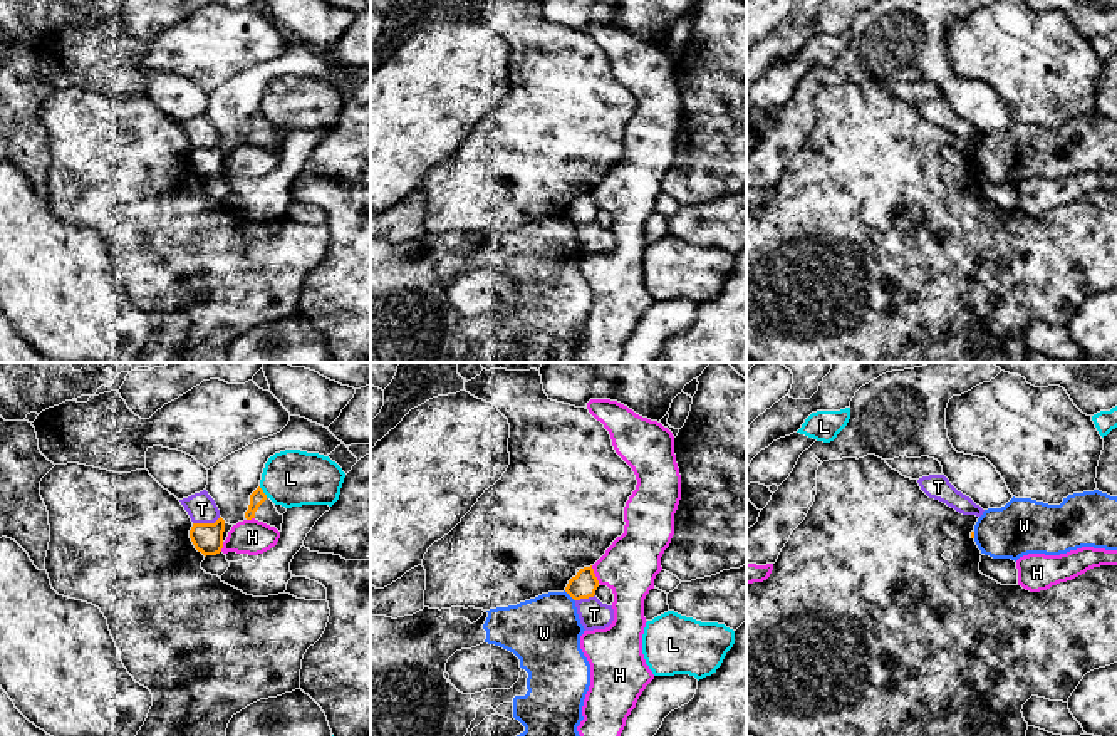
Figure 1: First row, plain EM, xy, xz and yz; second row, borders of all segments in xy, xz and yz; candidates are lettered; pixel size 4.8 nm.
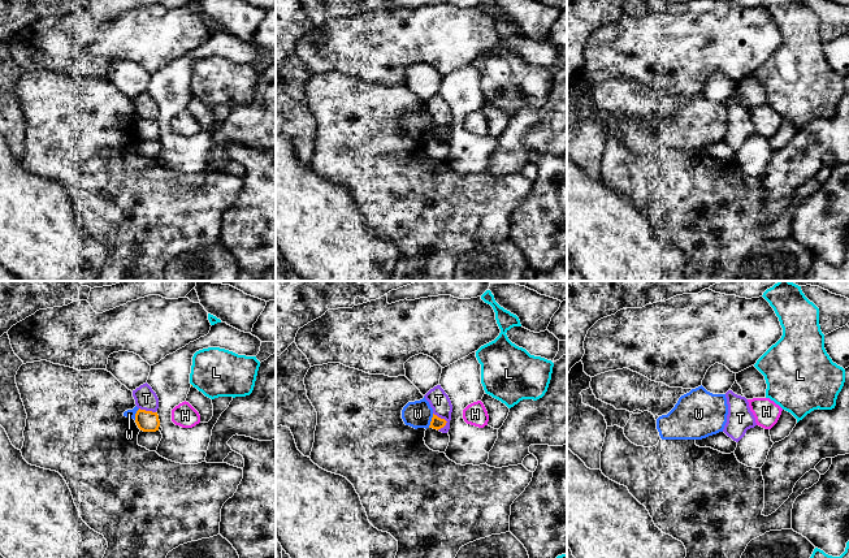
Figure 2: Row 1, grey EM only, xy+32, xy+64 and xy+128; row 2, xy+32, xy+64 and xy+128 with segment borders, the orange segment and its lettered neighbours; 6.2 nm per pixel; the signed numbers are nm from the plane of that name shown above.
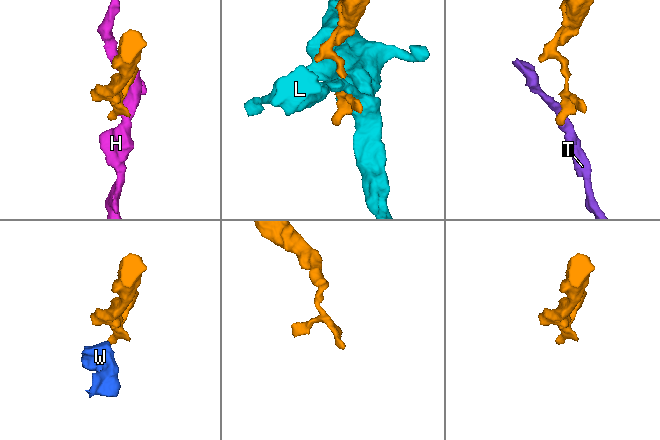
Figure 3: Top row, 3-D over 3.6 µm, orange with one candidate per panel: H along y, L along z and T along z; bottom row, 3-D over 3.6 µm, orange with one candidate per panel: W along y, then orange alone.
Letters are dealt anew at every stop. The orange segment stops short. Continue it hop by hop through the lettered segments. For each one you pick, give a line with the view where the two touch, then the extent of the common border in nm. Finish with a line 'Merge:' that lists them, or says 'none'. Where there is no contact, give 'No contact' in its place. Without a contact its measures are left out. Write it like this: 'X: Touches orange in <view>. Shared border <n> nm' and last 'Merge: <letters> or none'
Merge: none

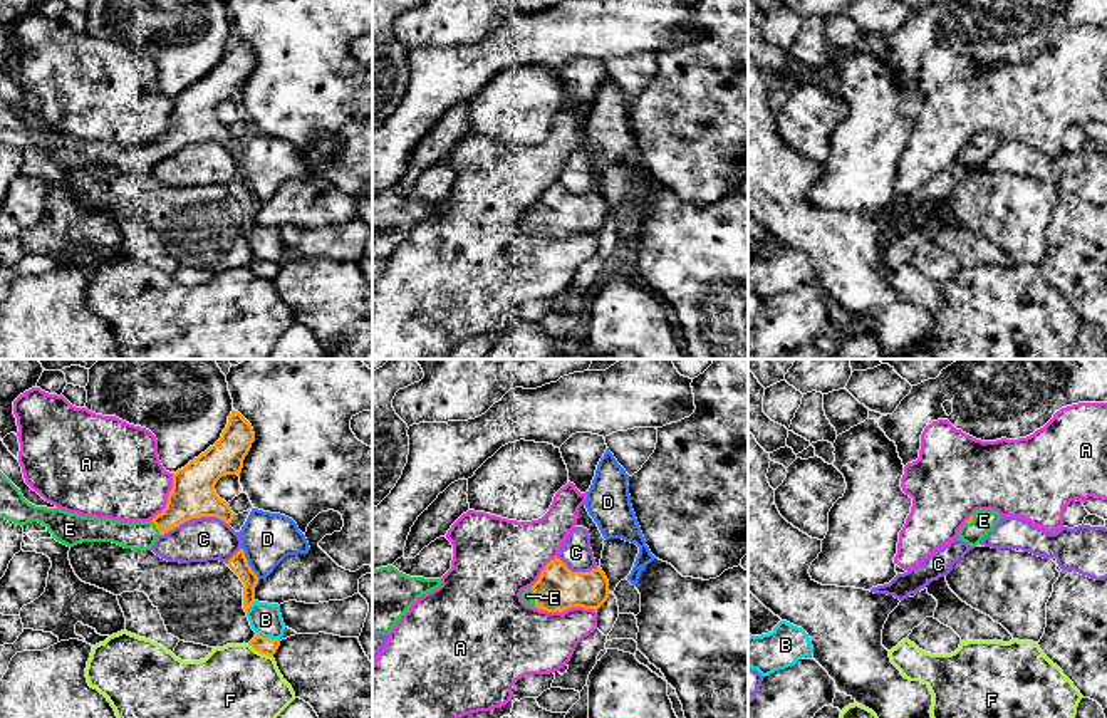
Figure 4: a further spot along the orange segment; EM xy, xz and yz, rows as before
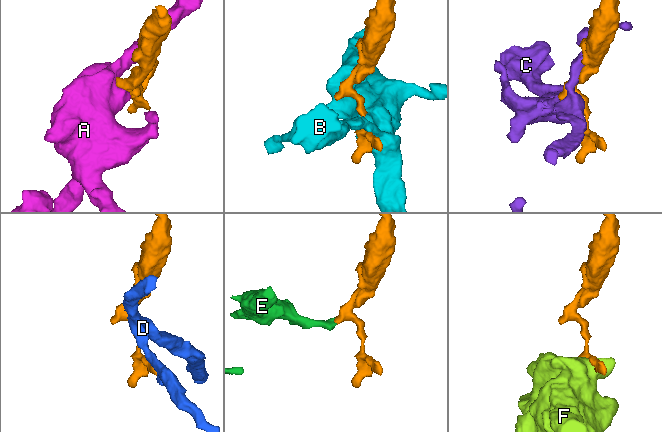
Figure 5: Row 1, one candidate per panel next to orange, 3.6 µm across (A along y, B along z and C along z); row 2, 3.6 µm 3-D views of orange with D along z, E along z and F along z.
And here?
E: Touches orange in xz. Shared border 100 nm
Merge: E

